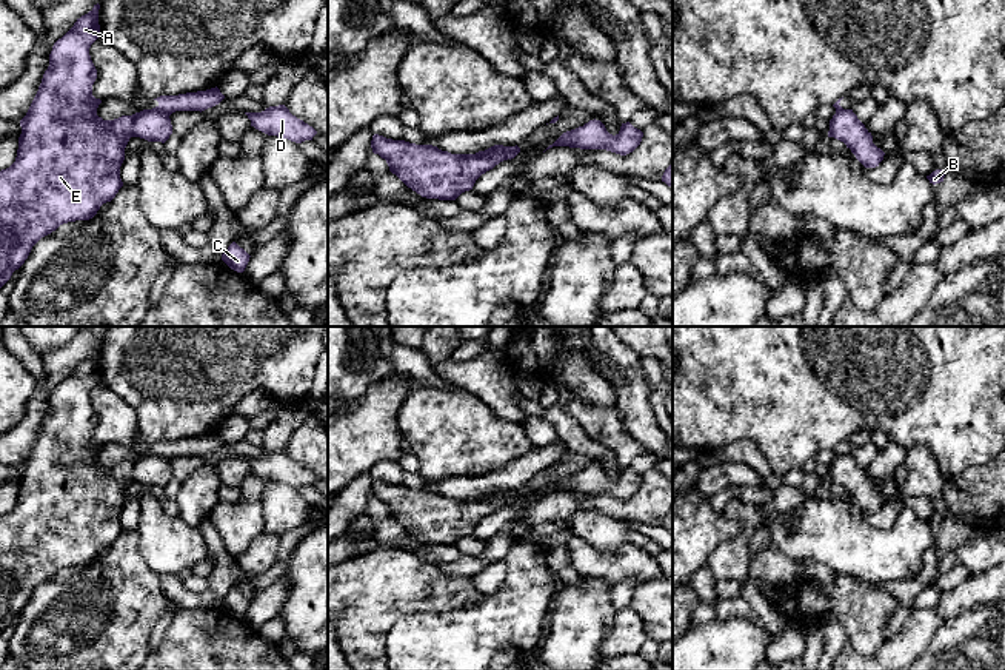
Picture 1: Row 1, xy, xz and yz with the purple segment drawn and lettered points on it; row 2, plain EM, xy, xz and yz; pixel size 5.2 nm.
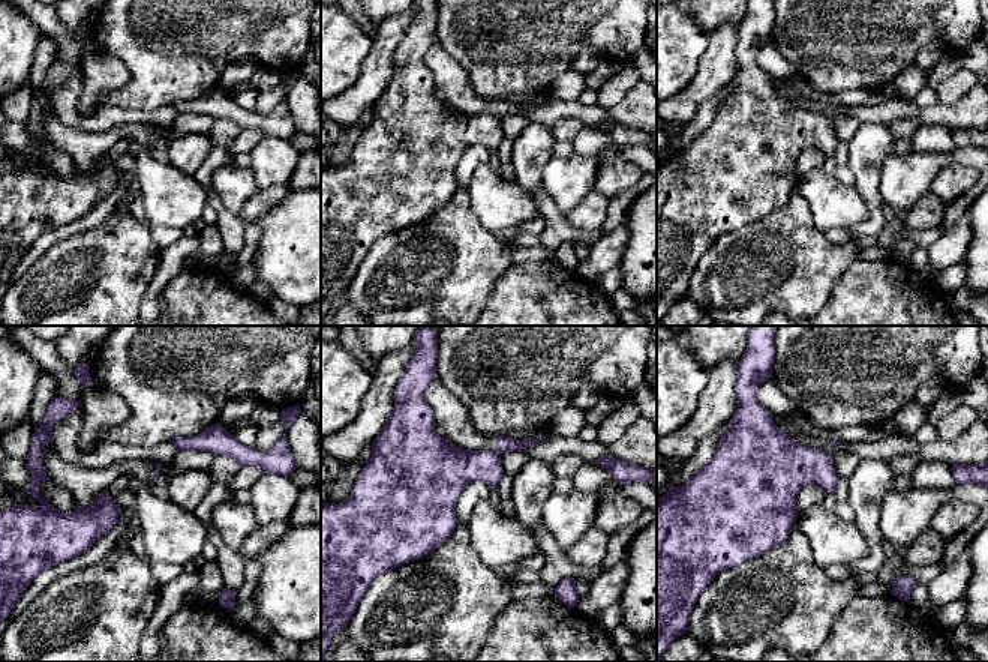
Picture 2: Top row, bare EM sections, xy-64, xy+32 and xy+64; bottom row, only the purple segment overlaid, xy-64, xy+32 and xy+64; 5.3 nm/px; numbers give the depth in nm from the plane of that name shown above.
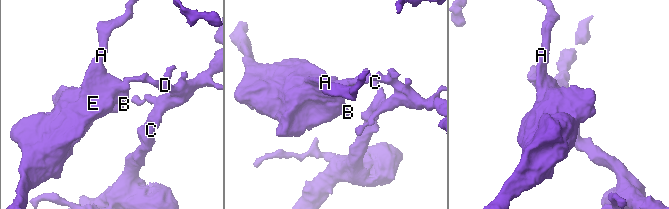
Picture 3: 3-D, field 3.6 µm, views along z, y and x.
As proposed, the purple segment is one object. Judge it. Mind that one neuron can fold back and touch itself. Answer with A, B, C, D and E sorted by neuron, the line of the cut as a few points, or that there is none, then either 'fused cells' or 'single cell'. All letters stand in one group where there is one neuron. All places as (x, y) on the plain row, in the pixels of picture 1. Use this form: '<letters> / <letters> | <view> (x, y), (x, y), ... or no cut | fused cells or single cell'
A B E / C D | xy (153, 453), (168, 461) | fused cells

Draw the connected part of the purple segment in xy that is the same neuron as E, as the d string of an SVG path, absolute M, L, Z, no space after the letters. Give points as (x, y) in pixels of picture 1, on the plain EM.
M94 350L54 388L49 399L49 411L43 419L38 436L26 461L20 465L22 479L15 507L0 516L0 633L25 608L32 591L42 582L51 579L63 568L92 564L103 548L115 542L123 531L120 511L131 482L165 488L172 479L169 461L155 454L143 454L114 465L103 465L97 461L102 445L92 441L97 414L91 405L89 393L102 380L98 354L100 350Z

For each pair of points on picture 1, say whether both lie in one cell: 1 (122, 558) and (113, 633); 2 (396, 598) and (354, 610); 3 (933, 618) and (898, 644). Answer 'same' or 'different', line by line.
1: same
2: same
3: same

